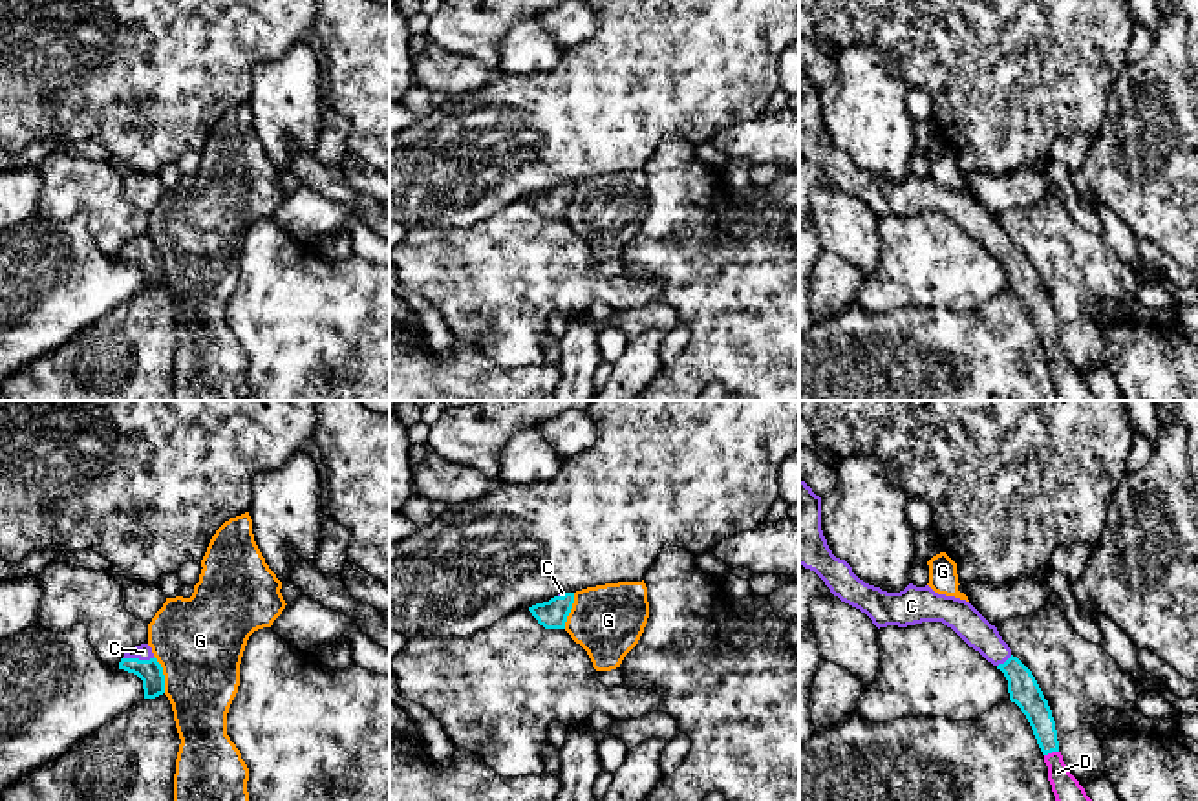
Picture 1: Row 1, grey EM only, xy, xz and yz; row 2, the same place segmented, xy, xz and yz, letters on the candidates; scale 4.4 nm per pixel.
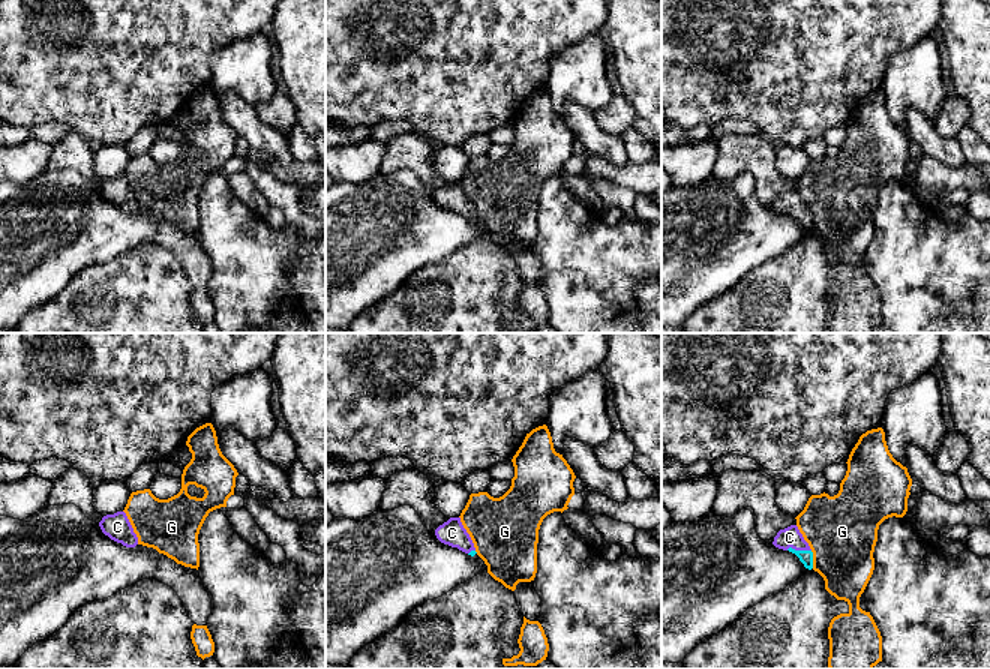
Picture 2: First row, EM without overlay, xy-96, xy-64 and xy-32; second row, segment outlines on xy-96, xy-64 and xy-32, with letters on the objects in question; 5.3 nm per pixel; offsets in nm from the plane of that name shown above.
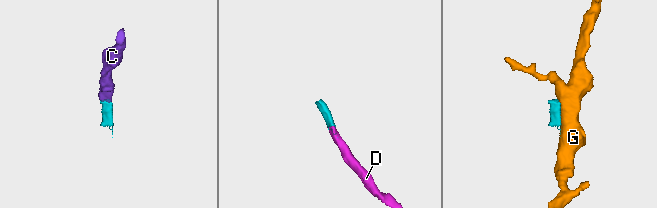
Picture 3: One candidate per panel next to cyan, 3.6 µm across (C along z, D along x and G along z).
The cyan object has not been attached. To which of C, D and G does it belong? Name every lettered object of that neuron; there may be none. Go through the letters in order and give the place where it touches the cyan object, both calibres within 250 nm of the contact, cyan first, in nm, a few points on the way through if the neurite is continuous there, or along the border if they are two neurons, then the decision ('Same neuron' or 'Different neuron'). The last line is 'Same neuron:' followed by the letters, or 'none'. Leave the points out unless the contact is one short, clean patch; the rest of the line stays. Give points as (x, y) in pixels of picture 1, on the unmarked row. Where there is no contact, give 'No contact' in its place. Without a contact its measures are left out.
C: Touches cyan at xy (138, 249). Thickness 110 nm (cyan) against 70 nm. Path across: xy (150, 262), (138, 249), (143, 242). Same neuron
D: Touches cyan at yz (1050, 342). Thickness 120 nm (cyan) against 130 nm. Path across: yz (1030, 289), (1043, 315), (1050, 342), (1070, 386). Same neuron
G: Touches cyan at xy (161, 264). Thickness 110 nm (cyan) against 400 nm. Different neuron
Same neuron: C, D

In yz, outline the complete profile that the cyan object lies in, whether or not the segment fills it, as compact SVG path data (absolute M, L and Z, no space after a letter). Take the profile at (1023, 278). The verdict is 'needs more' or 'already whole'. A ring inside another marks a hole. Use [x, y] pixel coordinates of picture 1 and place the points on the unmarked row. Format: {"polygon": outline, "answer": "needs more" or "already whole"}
{"polygon": "M799 69L799 155L814 161L834 187L841 192L865 203L872 214L880 218L898 216L907 218L922 212L942 212L951 218L969 238L979 241L988 252L1000 260L1008 271L1010 291L1015 293L1026 305L1037 335L1044 346L1048 357L1048 371L1055 391L1063 400L1099 400L1092 390L1086 386L1085 379L1066 358L1063 346L1059 342L1055 311L1048 291L1044 289L1032 262L1011 245L1011 240L999 225L997 218L991 216L969 192L935 183L929 176L916 177L909 174L900 183L887 183L880 177L869 176L860 170L852 157L832 144L821 121L821 88L812 82L812 79Z", "answer": "needs more"}

